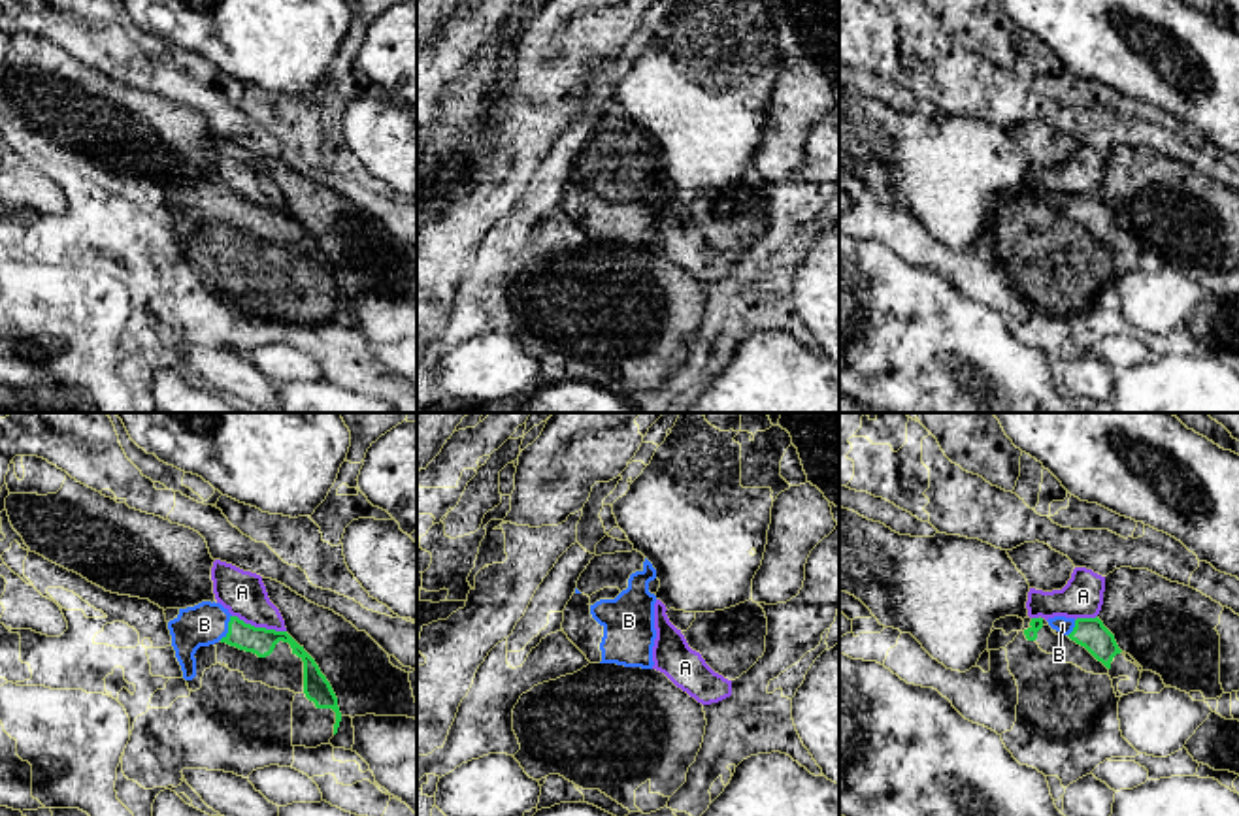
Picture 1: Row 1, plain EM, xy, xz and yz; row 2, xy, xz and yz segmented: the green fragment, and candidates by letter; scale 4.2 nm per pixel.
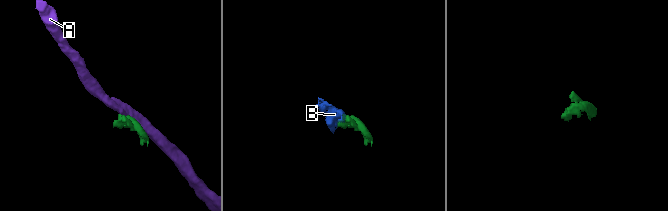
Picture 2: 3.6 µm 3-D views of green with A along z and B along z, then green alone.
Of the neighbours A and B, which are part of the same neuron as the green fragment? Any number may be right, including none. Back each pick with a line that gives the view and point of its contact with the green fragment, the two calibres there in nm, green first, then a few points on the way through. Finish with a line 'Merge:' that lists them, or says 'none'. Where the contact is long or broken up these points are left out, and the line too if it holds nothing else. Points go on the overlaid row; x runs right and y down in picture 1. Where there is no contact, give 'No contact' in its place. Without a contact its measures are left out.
B: Touches green at xy (229, 628). Thickness 120 nm (green) against 180 nm
Merge: B

